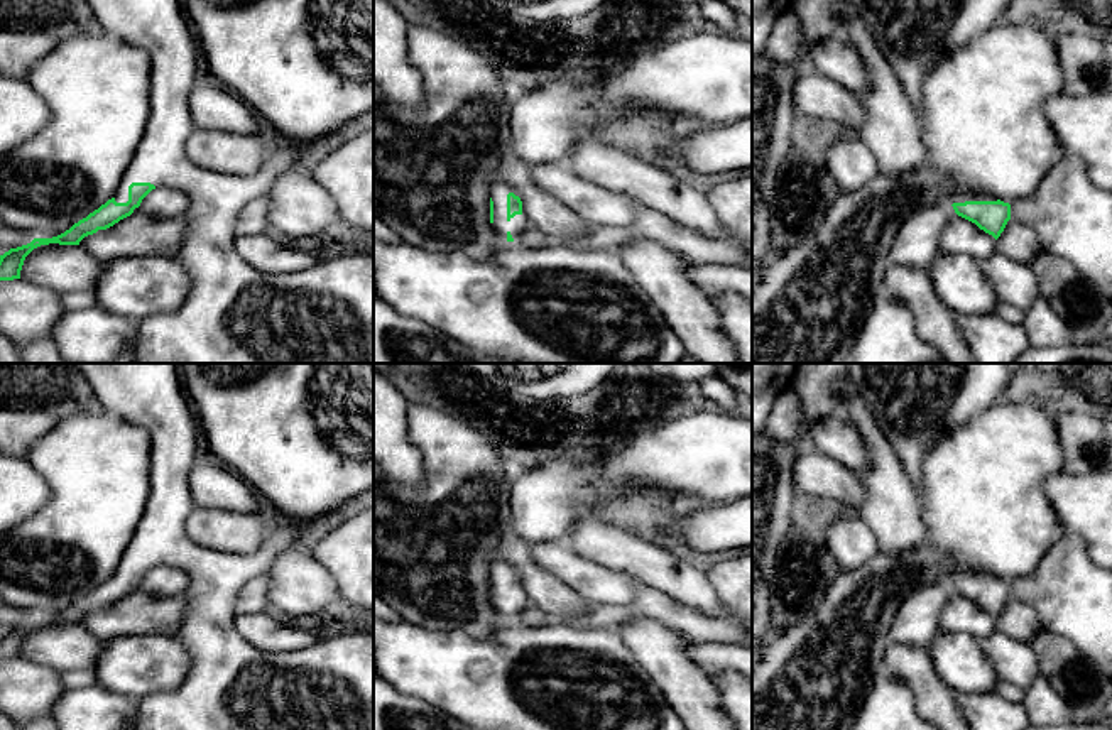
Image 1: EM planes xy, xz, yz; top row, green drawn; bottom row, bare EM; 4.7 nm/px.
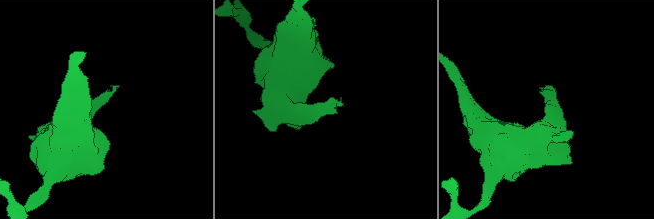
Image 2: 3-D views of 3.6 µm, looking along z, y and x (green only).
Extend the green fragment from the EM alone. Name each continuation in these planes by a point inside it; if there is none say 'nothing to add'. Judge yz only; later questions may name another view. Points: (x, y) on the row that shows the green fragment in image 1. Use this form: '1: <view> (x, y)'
1: yz (957, 196)

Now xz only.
1: xz (499, 190)

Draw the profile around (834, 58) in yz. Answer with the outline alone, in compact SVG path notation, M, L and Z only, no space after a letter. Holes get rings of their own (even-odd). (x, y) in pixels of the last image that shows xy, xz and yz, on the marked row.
M840 34L813 46L813 69L857 96L869 88L867 68L860 54Z

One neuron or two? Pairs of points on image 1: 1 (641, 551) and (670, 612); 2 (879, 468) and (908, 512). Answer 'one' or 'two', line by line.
1: two
2: one

